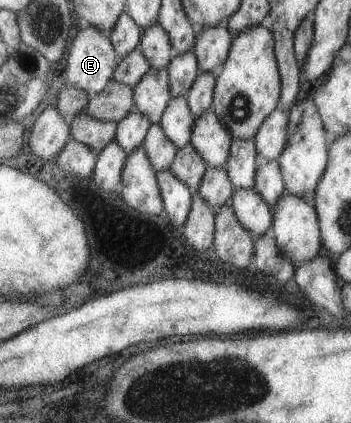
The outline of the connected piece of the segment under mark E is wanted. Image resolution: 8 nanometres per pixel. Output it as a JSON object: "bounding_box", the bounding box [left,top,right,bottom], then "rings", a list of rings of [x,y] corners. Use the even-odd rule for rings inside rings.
{"bounding_box":[63,24,119,96],"rings":[[[82,24],[68,49],[67,63],[63,70],[65,82],[84,90],[88,96],[98,93],[112,78],[113,71],[119,61],[118,54],[111,46],[107,33],[96,26]]]}

